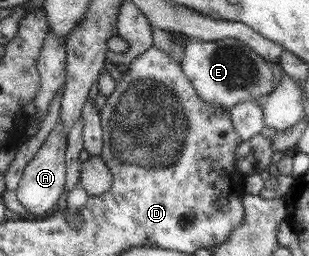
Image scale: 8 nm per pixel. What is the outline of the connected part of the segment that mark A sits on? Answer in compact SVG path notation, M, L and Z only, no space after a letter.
M61 117L51 131L49 139L45 141L43 148L36 153L36 156L22 173L22 180L16 189L18 201L25 207L27 212L34 215L43 215L57 207L61 195L66 191L66 175L68 165L66 160L68 149L68 137L65 133L65 125L61 123Z

